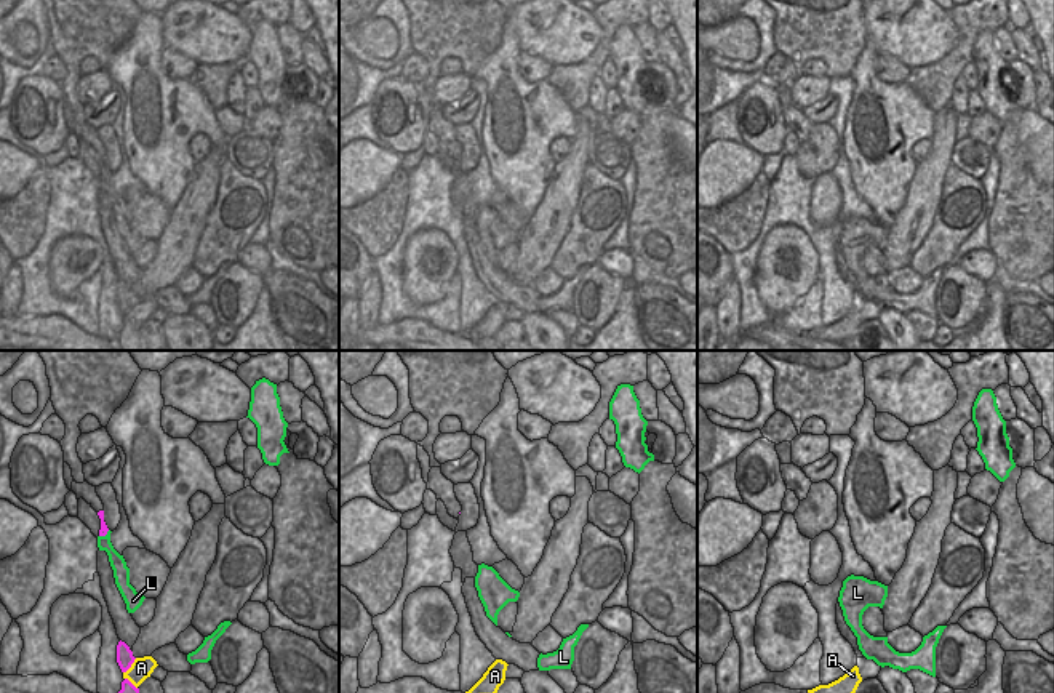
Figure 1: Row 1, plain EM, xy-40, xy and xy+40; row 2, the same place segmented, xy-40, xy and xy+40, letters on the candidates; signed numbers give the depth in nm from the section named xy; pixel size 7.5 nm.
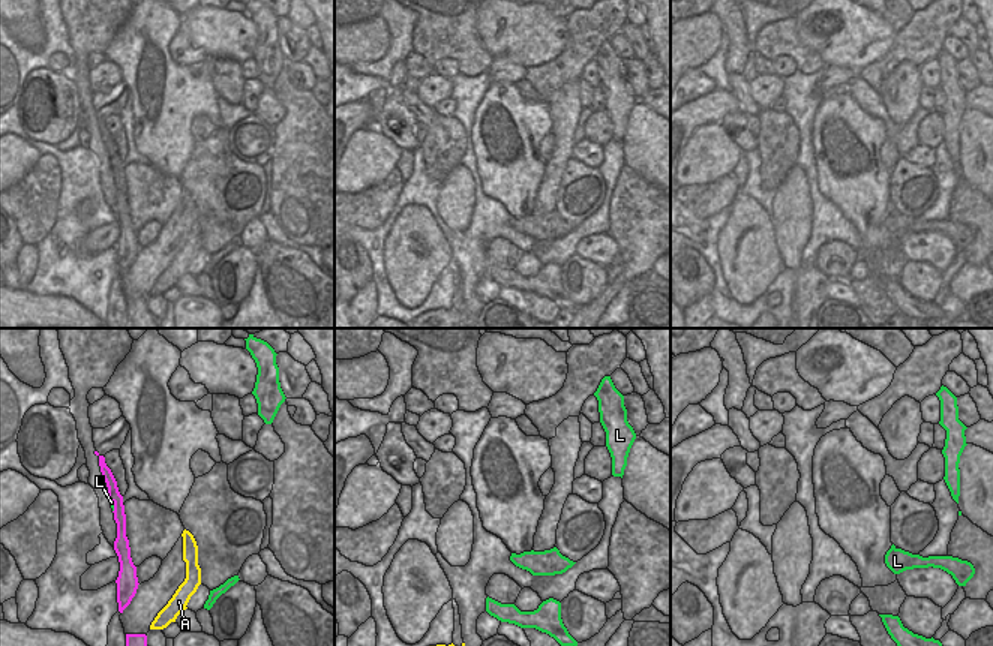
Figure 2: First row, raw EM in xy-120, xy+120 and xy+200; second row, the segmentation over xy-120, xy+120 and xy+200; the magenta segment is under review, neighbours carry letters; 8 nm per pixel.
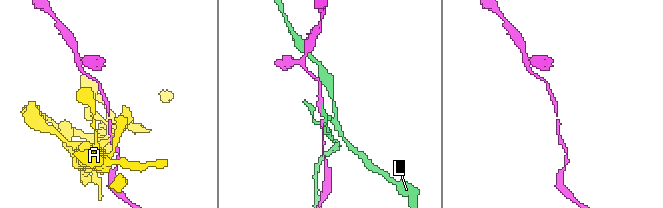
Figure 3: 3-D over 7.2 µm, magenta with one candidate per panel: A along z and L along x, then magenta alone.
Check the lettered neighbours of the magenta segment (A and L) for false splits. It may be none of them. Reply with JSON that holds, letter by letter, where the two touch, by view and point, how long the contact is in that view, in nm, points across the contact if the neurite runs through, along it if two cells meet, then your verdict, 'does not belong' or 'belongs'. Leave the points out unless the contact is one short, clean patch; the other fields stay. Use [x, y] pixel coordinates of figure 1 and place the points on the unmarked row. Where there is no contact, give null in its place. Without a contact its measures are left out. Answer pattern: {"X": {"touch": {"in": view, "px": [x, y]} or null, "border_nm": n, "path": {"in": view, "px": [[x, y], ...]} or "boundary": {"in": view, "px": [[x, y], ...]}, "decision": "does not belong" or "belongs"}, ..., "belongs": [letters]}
{"A": {"touch": {"in": "xy-40", "px": [130, 308]}, "border_nm": 160, "boundary": {"in": "xy-40", "px": [[136, 300], [123, 314]]}, "decision": "does not belong"}, "L": {"touch": {"in": "xy-40", "px": [104, 176]}, "border_nm": 100, "boundary": {"in": "xy-40", "px": [[109, 172], [99, 178]]}, "decision": "does not belong"}, "belongs": []}

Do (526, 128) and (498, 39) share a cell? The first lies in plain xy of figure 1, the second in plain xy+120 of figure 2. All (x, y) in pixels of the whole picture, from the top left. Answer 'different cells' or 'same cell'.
different cells

